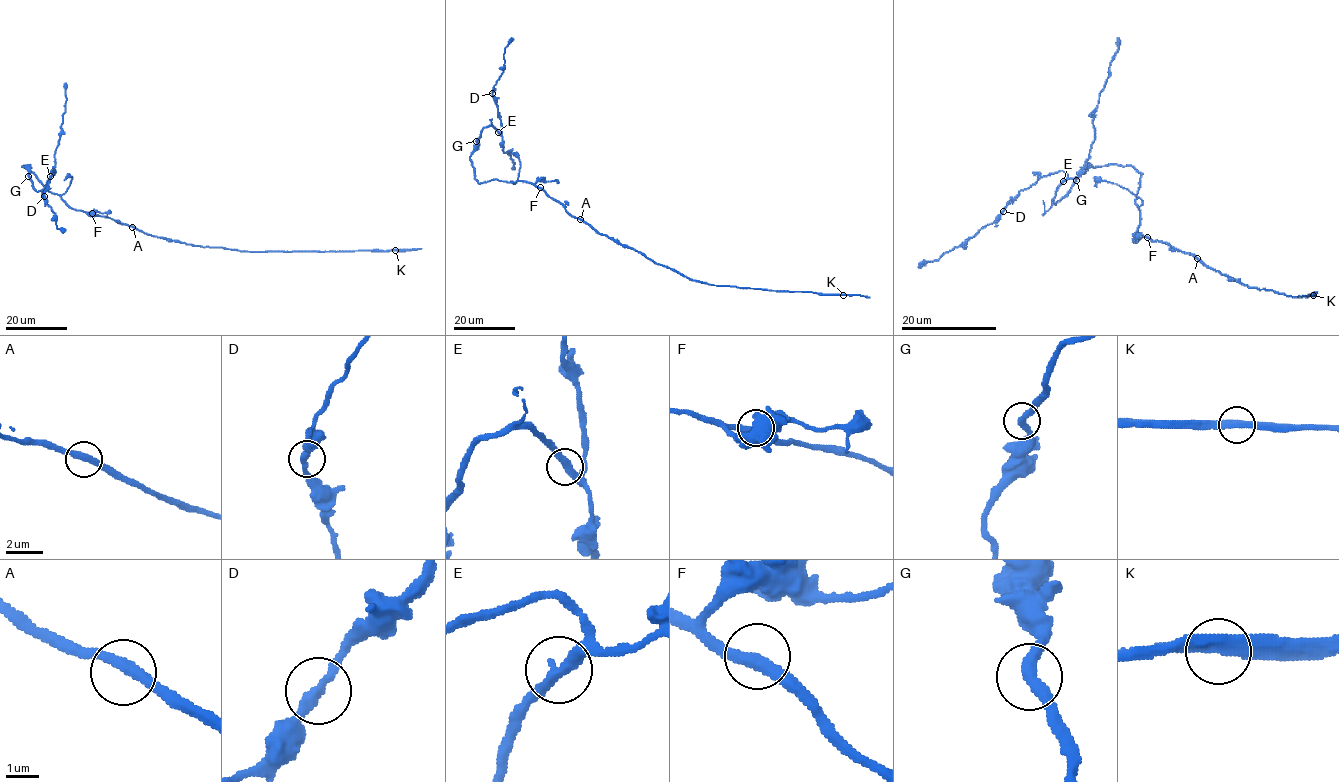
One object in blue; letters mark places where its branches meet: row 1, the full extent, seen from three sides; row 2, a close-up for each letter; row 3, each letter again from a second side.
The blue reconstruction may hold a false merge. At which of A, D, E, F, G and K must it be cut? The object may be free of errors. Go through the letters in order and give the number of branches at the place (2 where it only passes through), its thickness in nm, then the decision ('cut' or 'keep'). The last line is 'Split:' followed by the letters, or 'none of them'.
A: branches 2; calibre 340 nm; keep
D: branches 2; calibre 320 nm; keep
E: branches 2; calibre 360 nm; keep
F: branches 2; calibre 360 nm; keep
G: branches 2; calibre 360 nm; keep
K: branches 2; calibre 360 nm; cut
Split: K

